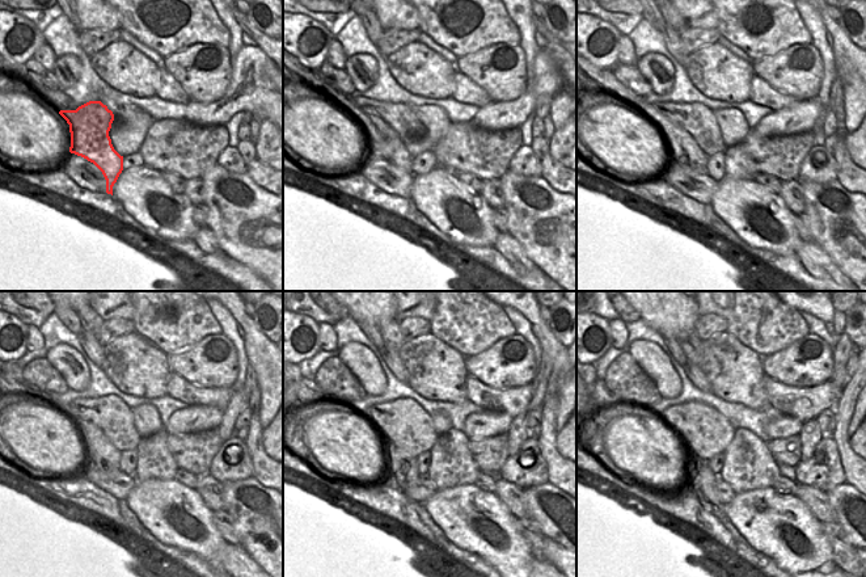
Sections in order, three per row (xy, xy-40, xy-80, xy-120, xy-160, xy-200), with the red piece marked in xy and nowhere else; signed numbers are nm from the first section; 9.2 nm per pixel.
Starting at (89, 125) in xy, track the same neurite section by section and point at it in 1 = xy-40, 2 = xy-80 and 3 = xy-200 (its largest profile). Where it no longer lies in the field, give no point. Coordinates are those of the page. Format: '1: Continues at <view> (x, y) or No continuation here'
1: Continues at xy-40 (381, 142)
2: Continues at xy-80 (680, 146)
3: Continues at xy-200 (701, 479)

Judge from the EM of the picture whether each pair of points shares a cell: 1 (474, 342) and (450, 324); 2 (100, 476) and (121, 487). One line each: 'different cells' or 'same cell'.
1: same cell
2: same cell

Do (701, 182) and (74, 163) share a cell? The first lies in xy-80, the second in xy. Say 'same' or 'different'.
same

